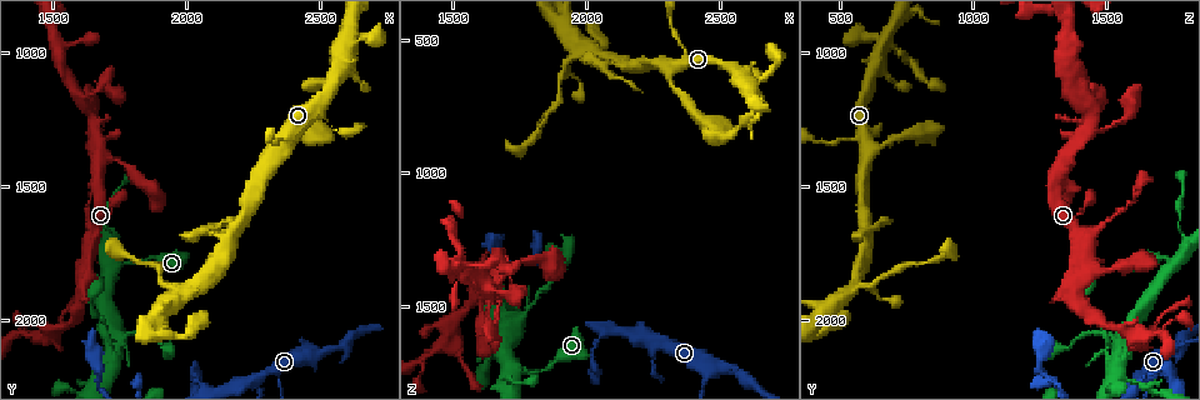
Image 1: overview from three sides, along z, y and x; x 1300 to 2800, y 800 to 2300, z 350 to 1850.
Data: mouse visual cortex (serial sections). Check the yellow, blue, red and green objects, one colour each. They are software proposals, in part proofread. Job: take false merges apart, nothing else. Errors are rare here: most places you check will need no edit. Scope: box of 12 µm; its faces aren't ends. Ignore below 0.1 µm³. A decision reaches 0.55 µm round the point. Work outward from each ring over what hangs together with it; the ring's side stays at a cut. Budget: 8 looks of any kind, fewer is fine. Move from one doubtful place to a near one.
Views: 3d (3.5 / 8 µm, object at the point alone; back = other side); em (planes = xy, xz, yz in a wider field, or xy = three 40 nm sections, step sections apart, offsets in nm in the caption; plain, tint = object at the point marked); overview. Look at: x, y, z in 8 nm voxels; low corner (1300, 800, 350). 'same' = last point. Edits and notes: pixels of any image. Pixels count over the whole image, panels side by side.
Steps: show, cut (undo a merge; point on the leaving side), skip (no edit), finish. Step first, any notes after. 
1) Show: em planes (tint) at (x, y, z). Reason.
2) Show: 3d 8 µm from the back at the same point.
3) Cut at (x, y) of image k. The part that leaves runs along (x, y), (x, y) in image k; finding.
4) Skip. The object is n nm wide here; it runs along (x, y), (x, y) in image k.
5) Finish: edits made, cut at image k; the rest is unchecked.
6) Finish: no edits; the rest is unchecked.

Show: 3d 8 µm at (2250, 2210, 1660). Abrupt turn.

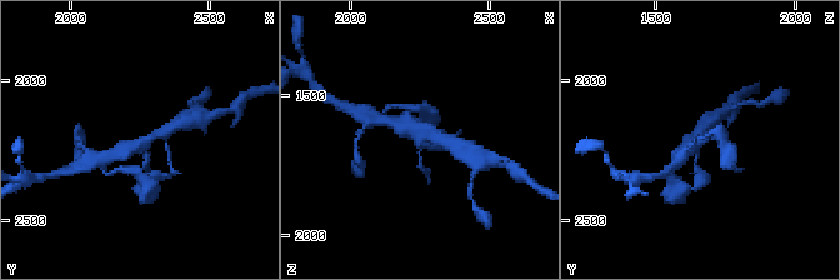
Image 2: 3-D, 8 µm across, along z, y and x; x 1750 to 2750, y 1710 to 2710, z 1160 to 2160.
Show: 3d 3.5 µm at (2250, 2220, 1670). Zoom in.

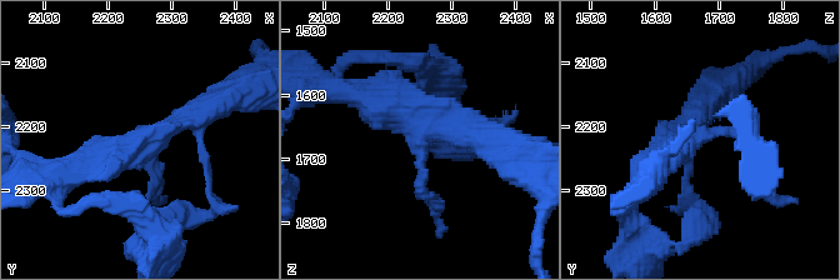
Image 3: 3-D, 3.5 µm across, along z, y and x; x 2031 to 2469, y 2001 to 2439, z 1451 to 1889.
Skip. It runs along (209, 104), (140, 131), (148, 165) in image 3; all the same cell.

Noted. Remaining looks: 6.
Show: 3d 3.5 µm at (1640, 1160, 1440). Sharp bend.

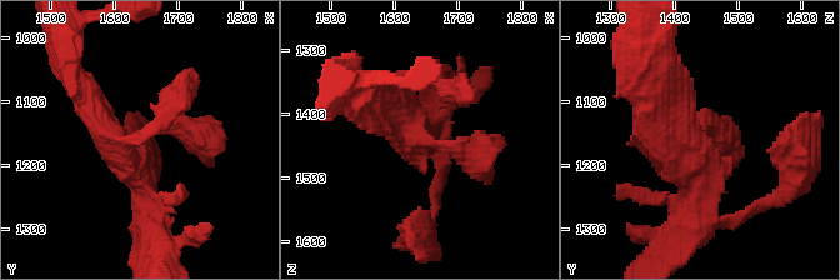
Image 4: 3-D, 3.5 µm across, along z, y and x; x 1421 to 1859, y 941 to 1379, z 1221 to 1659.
Show: em xy step 1 (tint) at (1645, 1155, 1440). Shape alone is not enough.

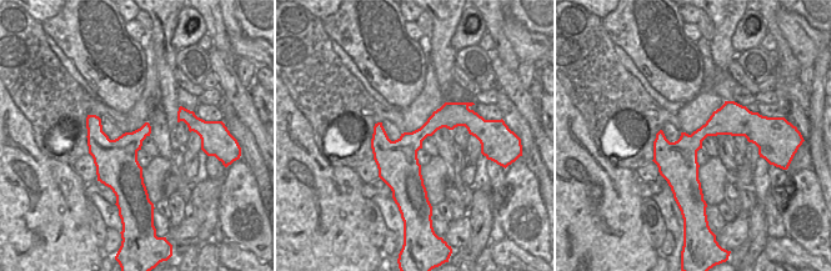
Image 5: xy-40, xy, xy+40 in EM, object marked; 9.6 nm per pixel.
Show: em xy step 5 (tint) at the same point. Another direction.

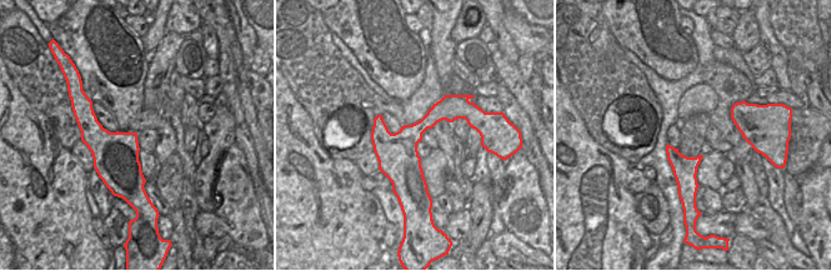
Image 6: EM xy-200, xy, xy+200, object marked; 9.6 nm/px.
Skip. It runs along (146, 214), (131, 149), (181, 126), (208, 153) in image 4; all the same cell.

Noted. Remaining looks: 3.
Show: 3d 3.5 µm at (1730, 2140, 1550). Looks like a crossing.

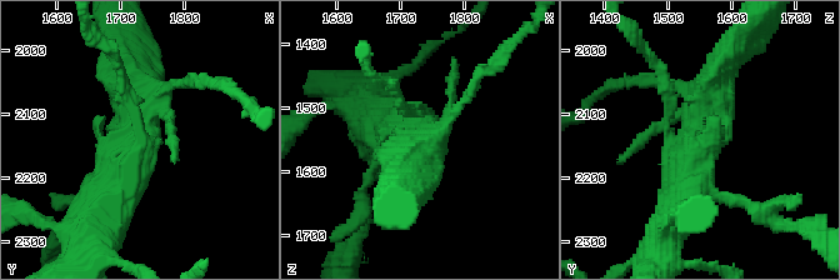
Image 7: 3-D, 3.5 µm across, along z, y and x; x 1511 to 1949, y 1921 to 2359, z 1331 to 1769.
Show: em xy step 5 (tint) at (1735, 2135, 1545).

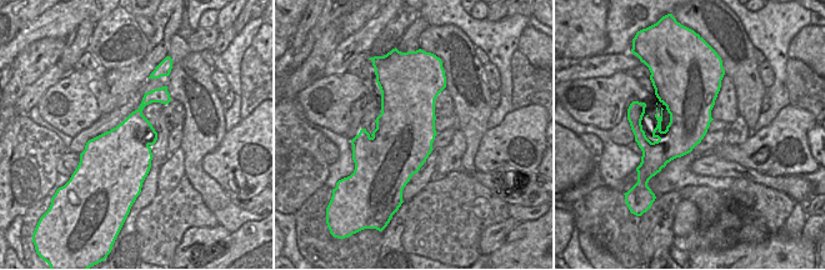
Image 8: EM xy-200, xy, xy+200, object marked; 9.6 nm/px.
Skip. It runs along (724, 64), (681, 201) in image 7; one cell here.

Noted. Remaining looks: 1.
Show: 3d 3.5 µm from the back at (1610, 1930, 1390). Abrupt turn.

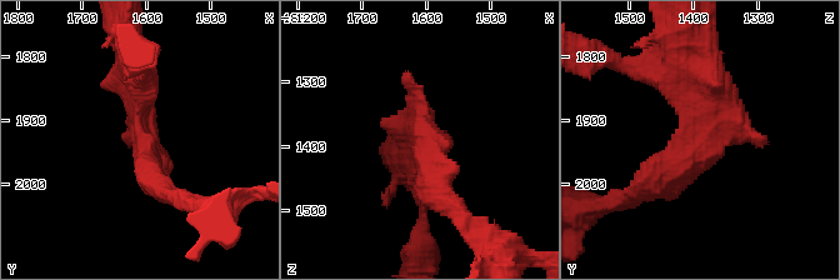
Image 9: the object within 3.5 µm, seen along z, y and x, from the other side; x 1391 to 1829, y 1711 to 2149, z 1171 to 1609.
Skip. It runs along (679, 64), (704, 140), (640, 190) in image 9; one cell here.

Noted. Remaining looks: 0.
Finish: no edits; the rest is unchecked.

